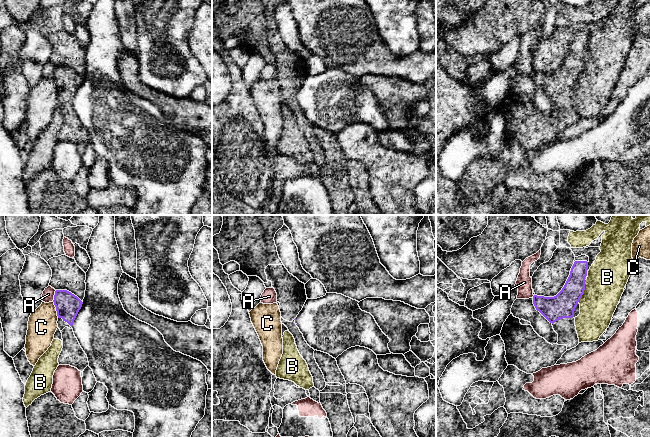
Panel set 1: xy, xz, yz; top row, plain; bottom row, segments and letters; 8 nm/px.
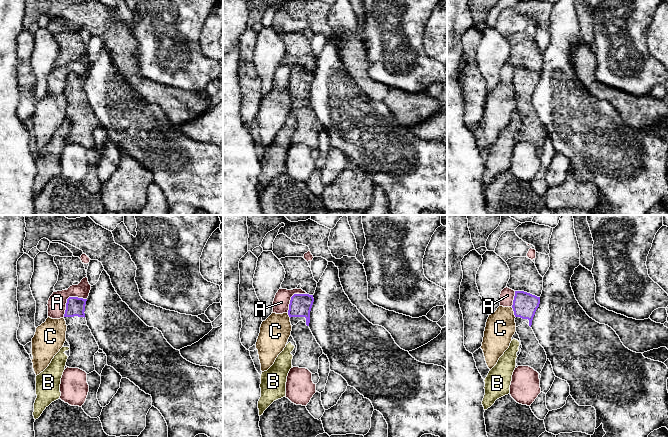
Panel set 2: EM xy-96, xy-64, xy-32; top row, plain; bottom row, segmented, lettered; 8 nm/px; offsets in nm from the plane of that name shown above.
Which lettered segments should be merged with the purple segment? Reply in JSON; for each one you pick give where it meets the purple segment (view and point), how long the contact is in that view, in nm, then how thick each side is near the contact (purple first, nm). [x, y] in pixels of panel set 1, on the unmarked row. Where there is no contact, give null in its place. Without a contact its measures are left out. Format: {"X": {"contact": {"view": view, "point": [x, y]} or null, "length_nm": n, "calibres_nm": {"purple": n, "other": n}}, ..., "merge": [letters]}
{"merge": []}

